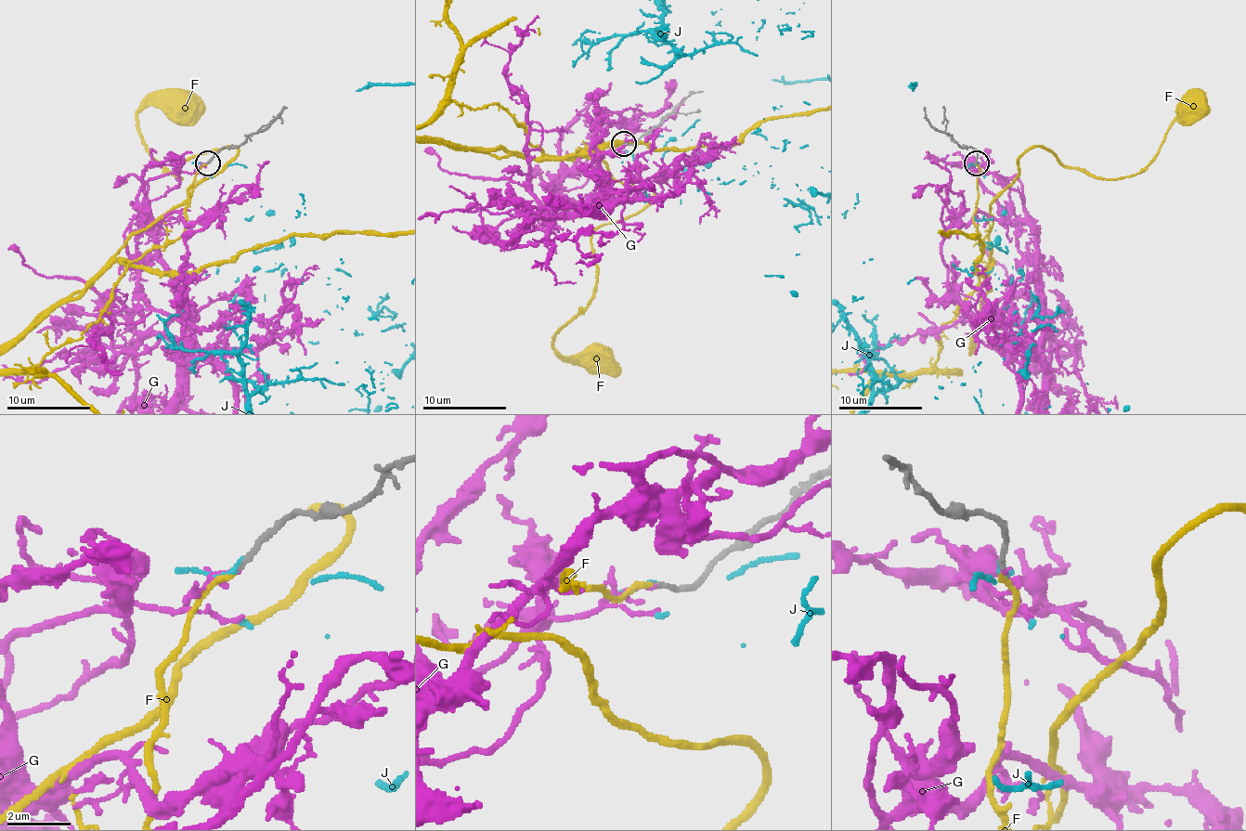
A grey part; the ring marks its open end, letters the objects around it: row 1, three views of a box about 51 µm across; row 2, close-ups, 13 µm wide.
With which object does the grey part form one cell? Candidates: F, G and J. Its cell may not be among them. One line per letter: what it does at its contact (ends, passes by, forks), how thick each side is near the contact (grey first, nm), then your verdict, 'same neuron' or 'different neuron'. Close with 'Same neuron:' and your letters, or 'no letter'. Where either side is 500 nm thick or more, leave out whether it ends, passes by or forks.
F: it ends | 160/170 nm | same neuron
G: it ends | 170/90 nm | different neuron
J: it ends | 180/100 nm | different neuron
Same neuron: F

